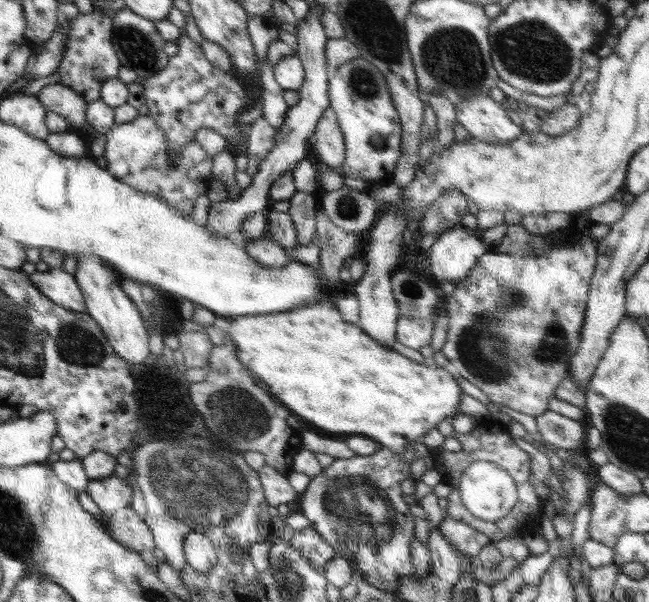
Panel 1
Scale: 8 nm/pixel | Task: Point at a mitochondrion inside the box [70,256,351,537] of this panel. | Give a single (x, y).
(219, 498)

